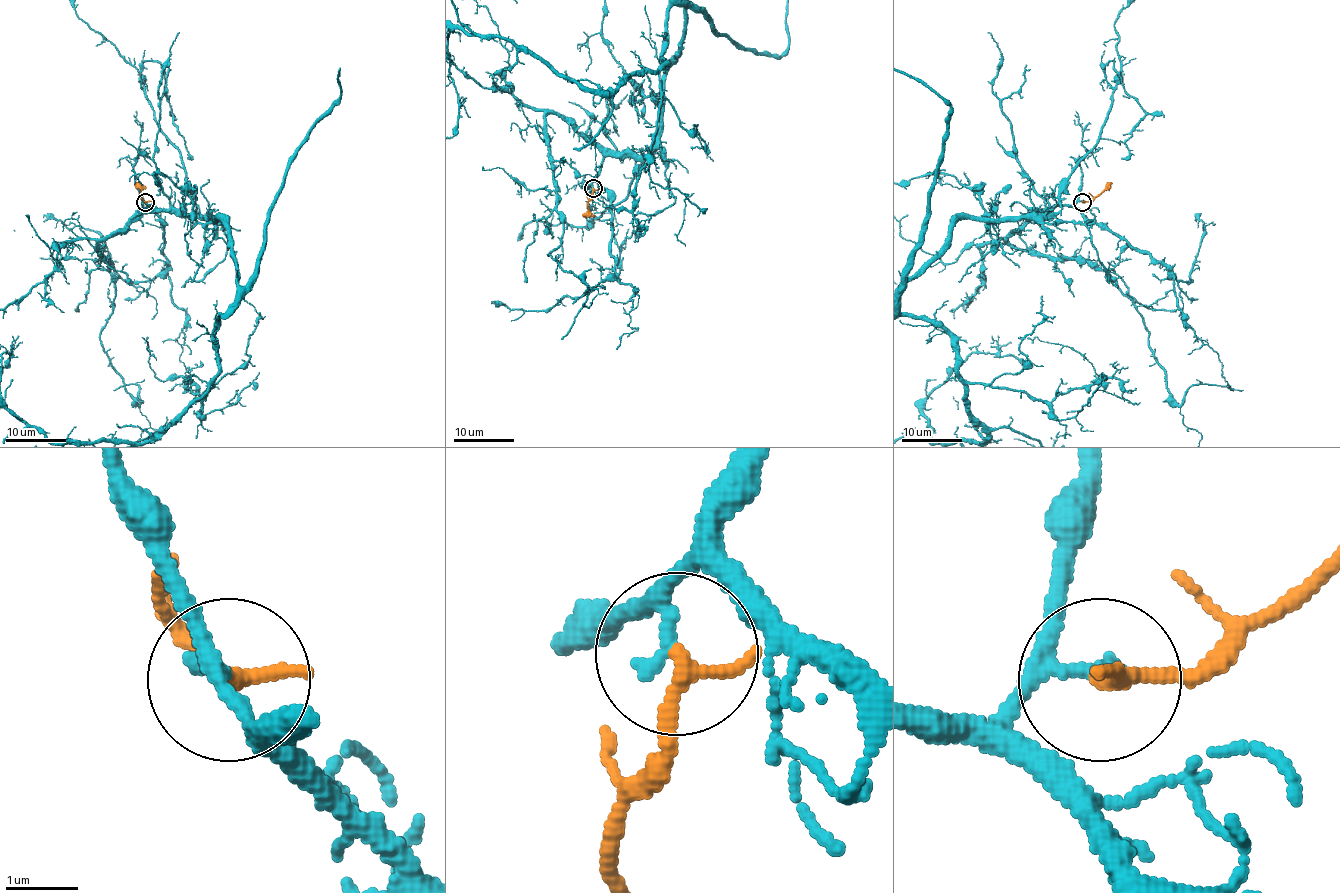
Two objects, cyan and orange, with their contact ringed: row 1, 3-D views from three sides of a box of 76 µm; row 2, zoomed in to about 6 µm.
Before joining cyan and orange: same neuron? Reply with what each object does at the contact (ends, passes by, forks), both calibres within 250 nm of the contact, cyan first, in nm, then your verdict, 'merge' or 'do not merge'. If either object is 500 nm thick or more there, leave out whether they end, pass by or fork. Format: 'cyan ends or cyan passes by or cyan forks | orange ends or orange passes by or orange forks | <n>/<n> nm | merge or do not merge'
cyan passes by | orange passes by | 200/190 nm | do not merge

